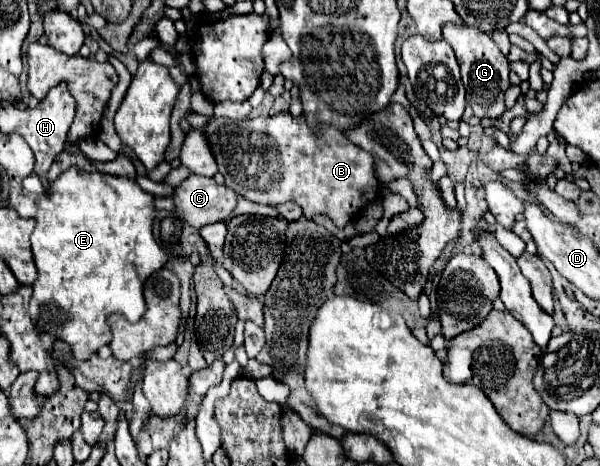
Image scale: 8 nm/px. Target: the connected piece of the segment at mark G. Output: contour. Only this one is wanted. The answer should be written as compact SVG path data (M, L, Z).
M446 25L444 27L444 39L450 43L450 47L456 53L460 73L462 73L462 83L466 87L466 101L472 107L476 117L490 117L490 119L500 119L502 113L506 111L506 101L504 95L510 87L508 73L510 73L510 63L498 49L498 45L492 41L490 35L470 29L466 25Z

